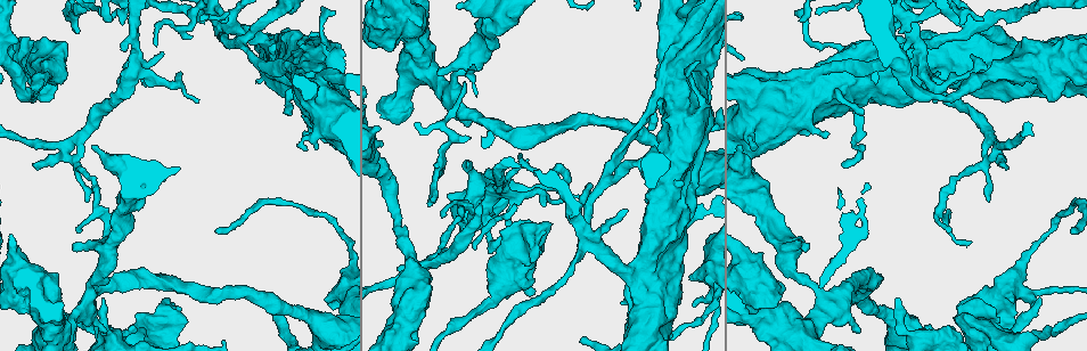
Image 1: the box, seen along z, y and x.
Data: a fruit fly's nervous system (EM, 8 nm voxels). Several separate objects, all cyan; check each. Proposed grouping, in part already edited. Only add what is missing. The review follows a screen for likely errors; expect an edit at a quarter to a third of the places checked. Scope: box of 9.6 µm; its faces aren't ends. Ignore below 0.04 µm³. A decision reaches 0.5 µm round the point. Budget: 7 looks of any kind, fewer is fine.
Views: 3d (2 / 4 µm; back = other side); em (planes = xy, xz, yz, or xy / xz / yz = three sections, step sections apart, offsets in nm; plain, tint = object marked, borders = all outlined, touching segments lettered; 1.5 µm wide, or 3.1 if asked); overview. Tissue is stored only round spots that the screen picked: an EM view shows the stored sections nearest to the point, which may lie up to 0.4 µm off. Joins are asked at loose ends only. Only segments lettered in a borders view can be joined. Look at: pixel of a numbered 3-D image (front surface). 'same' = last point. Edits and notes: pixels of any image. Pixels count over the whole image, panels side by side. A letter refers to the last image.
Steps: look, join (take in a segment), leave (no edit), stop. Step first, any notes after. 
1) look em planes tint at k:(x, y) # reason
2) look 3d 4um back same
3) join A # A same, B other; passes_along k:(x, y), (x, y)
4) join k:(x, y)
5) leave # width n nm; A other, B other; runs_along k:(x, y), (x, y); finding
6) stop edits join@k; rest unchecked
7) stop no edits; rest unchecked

look 3d 2um at 1:(1003, 164) # branch stops here

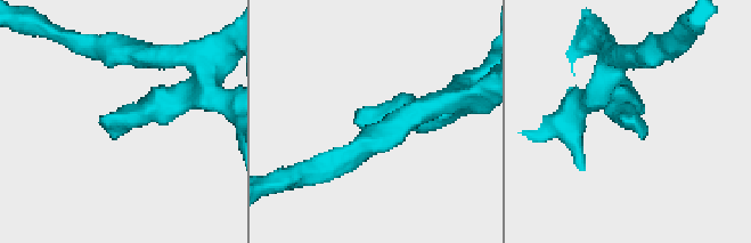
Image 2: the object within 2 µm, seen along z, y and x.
look em planes borders at 2:(638, 124)

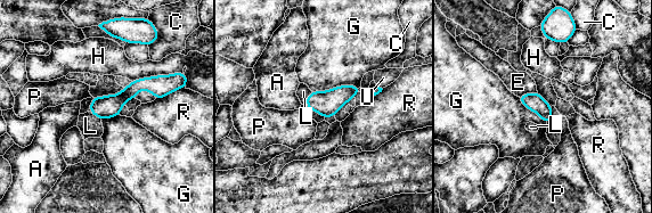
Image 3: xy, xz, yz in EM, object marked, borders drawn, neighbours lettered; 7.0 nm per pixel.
join L # A other, C other, E other, G other, H other, L same, P other, R other, U other; passes_along 3:(327, 104), (307, 98), (303, 91); the neuron continues

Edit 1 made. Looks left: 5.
look overview # redraw

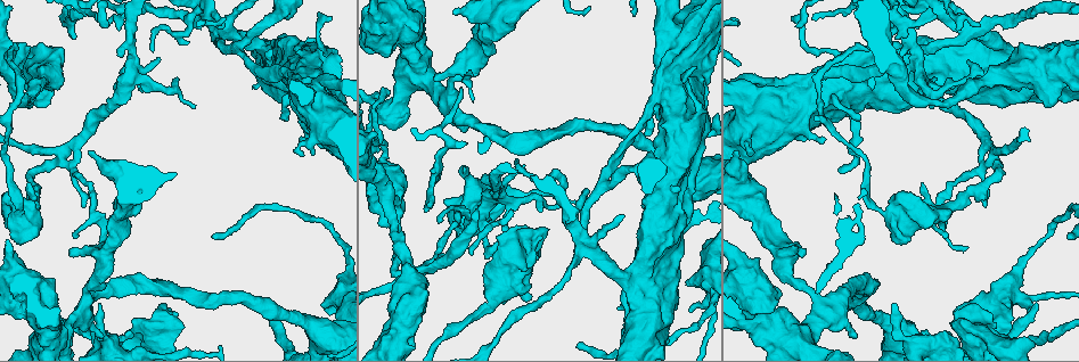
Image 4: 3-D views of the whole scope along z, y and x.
look em planes plain at 4:(946, 334) # stops while still wide

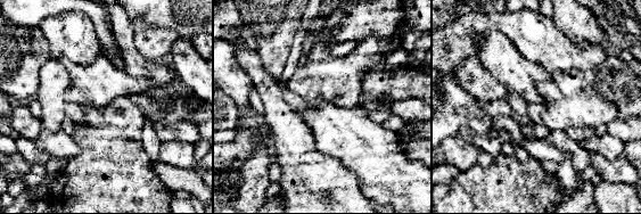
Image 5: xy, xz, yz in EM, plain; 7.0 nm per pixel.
look em planes borders same # what lies round it

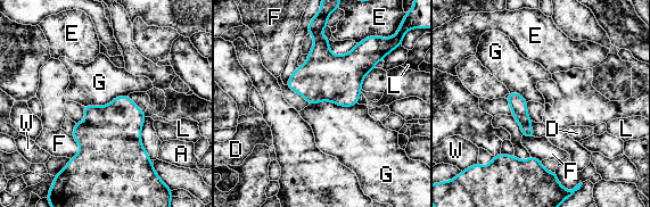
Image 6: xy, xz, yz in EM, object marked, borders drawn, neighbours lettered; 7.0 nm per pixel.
leave # A other, D other, E other, F other, G other, L other, W other; border 6:(358, 104), (309, 105); no lettered segment goes on from it

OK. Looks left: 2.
stop edits join@3; rest unchecked

